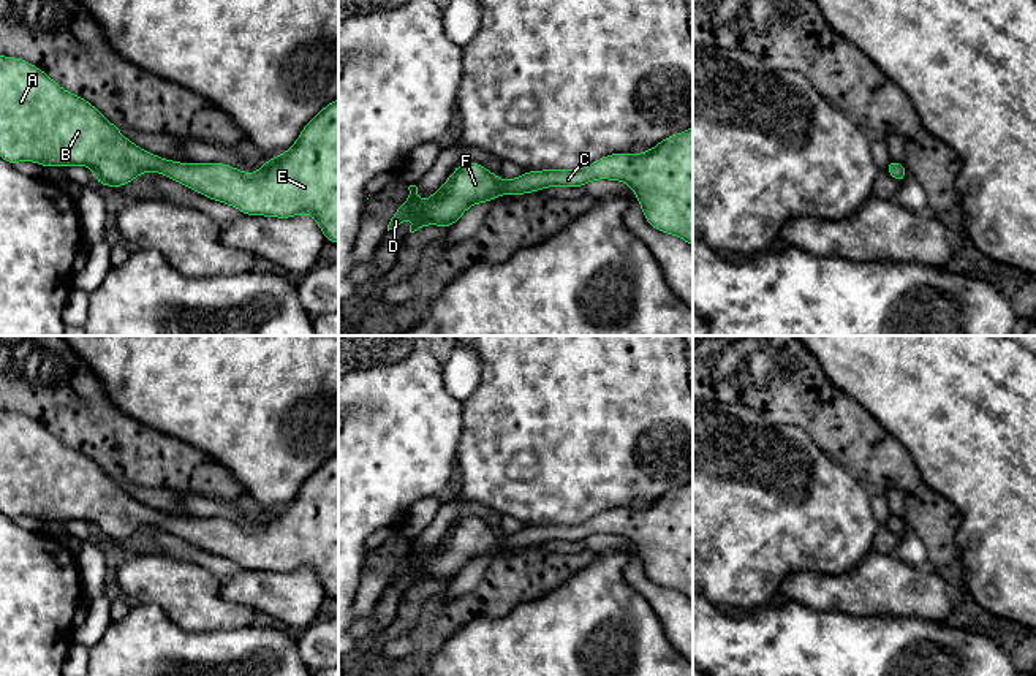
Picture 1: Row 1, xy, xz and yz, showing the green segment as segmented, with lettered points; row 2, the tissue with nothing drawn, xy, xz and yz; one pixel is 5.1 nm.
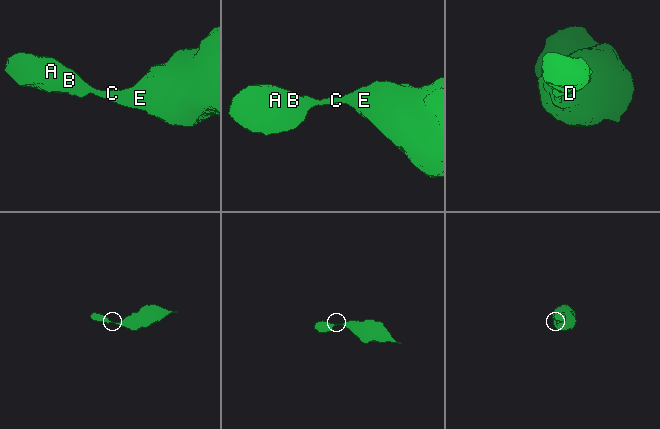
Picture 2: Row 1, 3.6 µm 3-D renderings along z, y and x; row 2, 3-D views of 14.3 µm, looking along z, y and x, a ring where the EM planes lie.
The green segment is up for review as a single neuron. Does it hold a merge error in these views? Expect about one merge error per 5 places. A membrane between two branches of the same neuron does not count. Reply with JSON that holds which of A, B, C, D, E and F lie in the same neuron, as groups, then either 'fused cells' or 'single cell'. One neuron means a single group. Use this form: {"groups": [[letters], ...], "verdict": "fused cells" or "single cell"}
{"groups": [["A", "B", "C", "D", "E", "F"]], "verdict": "single cell"}

